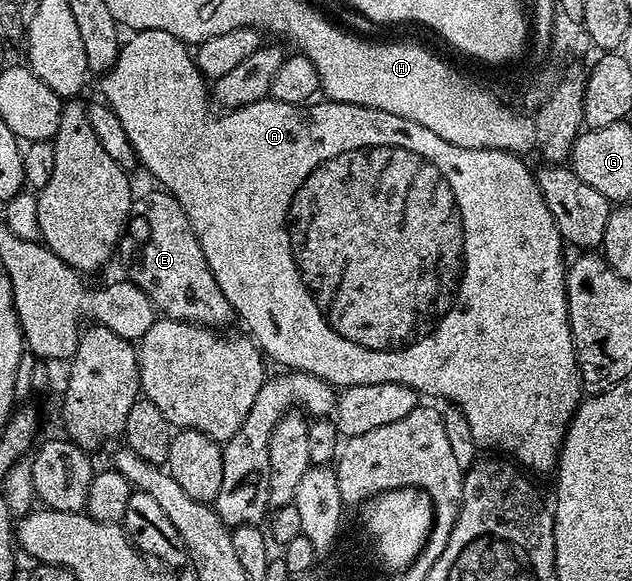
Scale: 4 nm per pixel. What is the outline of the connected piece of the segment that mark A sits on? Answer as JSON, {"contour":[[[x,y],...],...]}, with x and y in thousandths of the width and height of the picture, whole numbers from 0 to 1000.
{"contour":[[[236,50],[234,53],[215,53],[206,62],[209,67],[193,76],[188,84],[185,105],[169,120],[168,129],[161,131],[163,164],[169,182],[185,194],[185,203],[191,208],[193,220],[198,222],[204,243],[214,258],[215,275],[228,287],[242,306],[247,317],[255,318],[256,327],[271,330],[271,337],[286,353],[312,401],[312,415],[318,415],[318,429],[324,435],[324,449],[331,449],[331,463],[337,477],[343,477],[343,491],[350,491],[350,504],[362,511],[362,525],[369,525],[373,544],[392,563],[396,582],[410,592],[410,602],[416,606],[424,620],[443,625],[443,633],[462,639],[481,639],[491,645],[508,649],[525,666],[541,670],[559,663],[597,663],[609,656],[622,656],[634,663],[647,663],[655,673],[663,675],[665,682],[690,680],[695,687],[707,687],[712,699],[729,704],[736,718],[742,723],[742,738],[748,738],[748,759],[759,771],[772,769],[772,778],[794,780],[807,787],[823,806],[840,811],[872,811],[880,809],[884,795],[884,775],[891,769],[891,756],[897,750],[897,733],[910,716],[910,707],[918,697],[919,682],[924,678],[922,661],[918,659],[915,621],[910,618],[910,601],[907,580],[900,559],[900,542],[897,539],[897,475],[894,472],[894,446],[891,453],[892,413],[884,410],[884,396],[856,339],[853,310],[826,281],[823,269],[813,260],[788,260],[786,256],[729,256],[723,250],[710,250],[710,243],[698,243],[691,229],[680,222],[672,222],[672,215],[660,215],[641,201],[628,201],[622,194],[598,191],[589,184],[573,184],[557,177],[527,177],[522,174],[494,174],[484,181],[468,181],[465,177],[446,177],[427,167],[407,174],[400,181],[373,184],[361,189],[353,198],[339,198],[335,172],[331,169],[331,143],[321,134],[321,127],[312,119],[307,93],[299,86],[297,76],[286,72],[274,57],[261,57],[255,50]]]}

